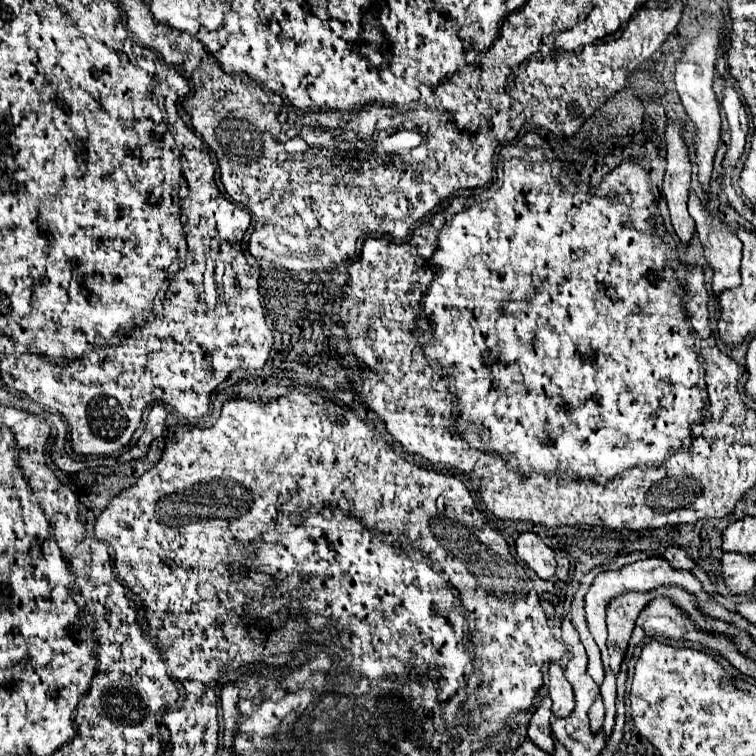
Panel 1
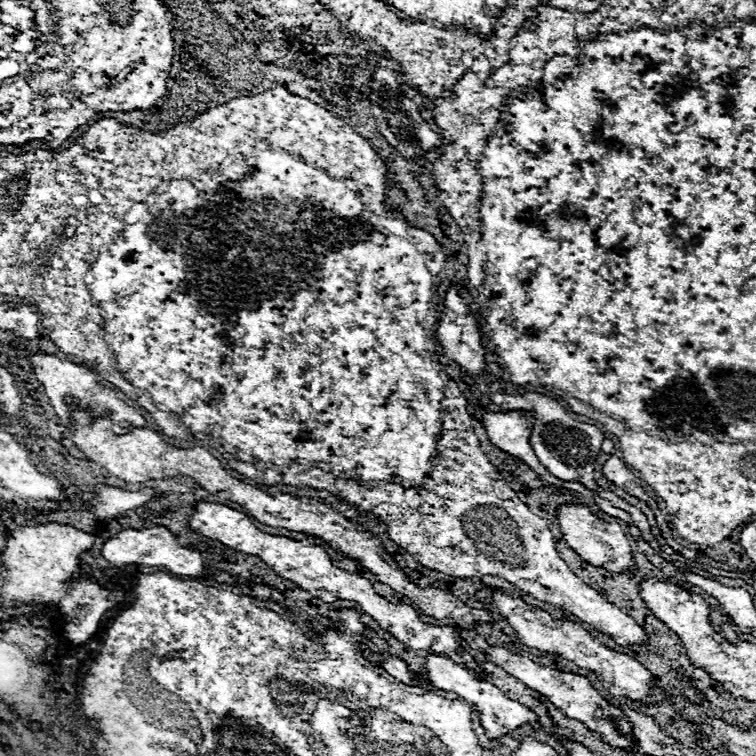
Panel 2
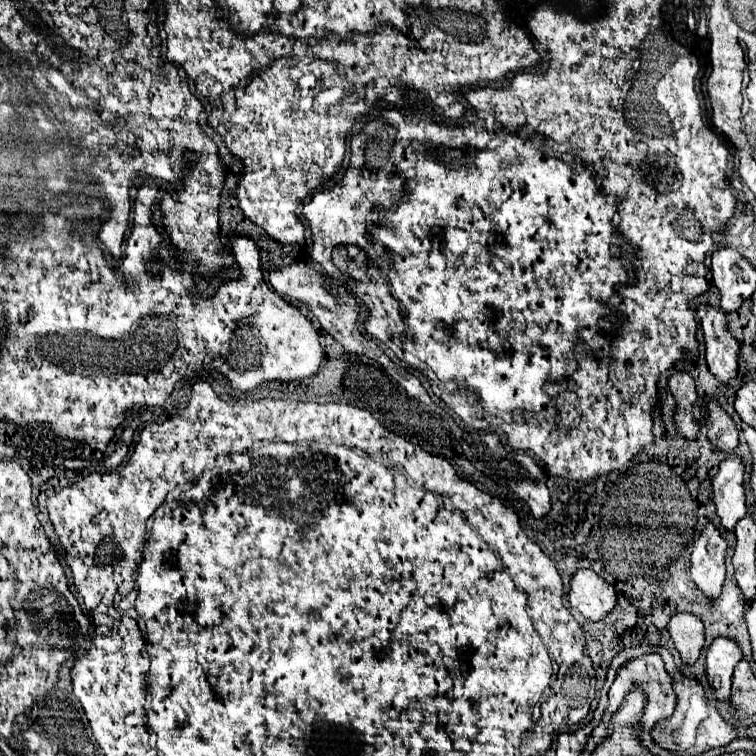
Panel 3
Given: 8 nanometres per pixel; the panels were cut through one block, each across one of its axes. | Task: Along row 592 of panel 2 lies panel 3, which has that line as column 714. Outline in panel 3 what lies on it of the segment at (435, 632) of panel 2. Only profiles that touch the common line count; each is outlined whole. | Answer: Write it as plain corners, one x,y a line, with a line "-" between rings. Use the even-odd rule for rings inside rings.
700,306
696,314
700,318
700,326
706,338
708,370
720,382
728,384
738,374
738,340
728,330
728,318
724,312
716,312
708,306

